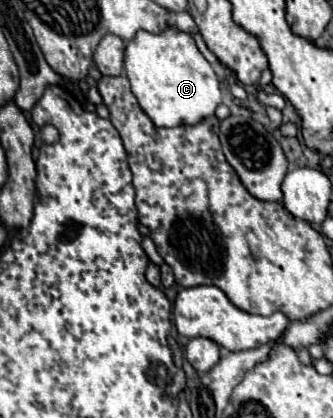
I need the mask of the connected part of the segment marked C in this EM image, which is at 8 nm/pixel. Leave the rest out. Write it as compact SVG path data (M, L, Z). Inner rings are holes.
M165 27L159 33L139 31L125 49L125 75L141 109L157 127L199 123L221 105L217 73L197 49L195 39L177 27Z

